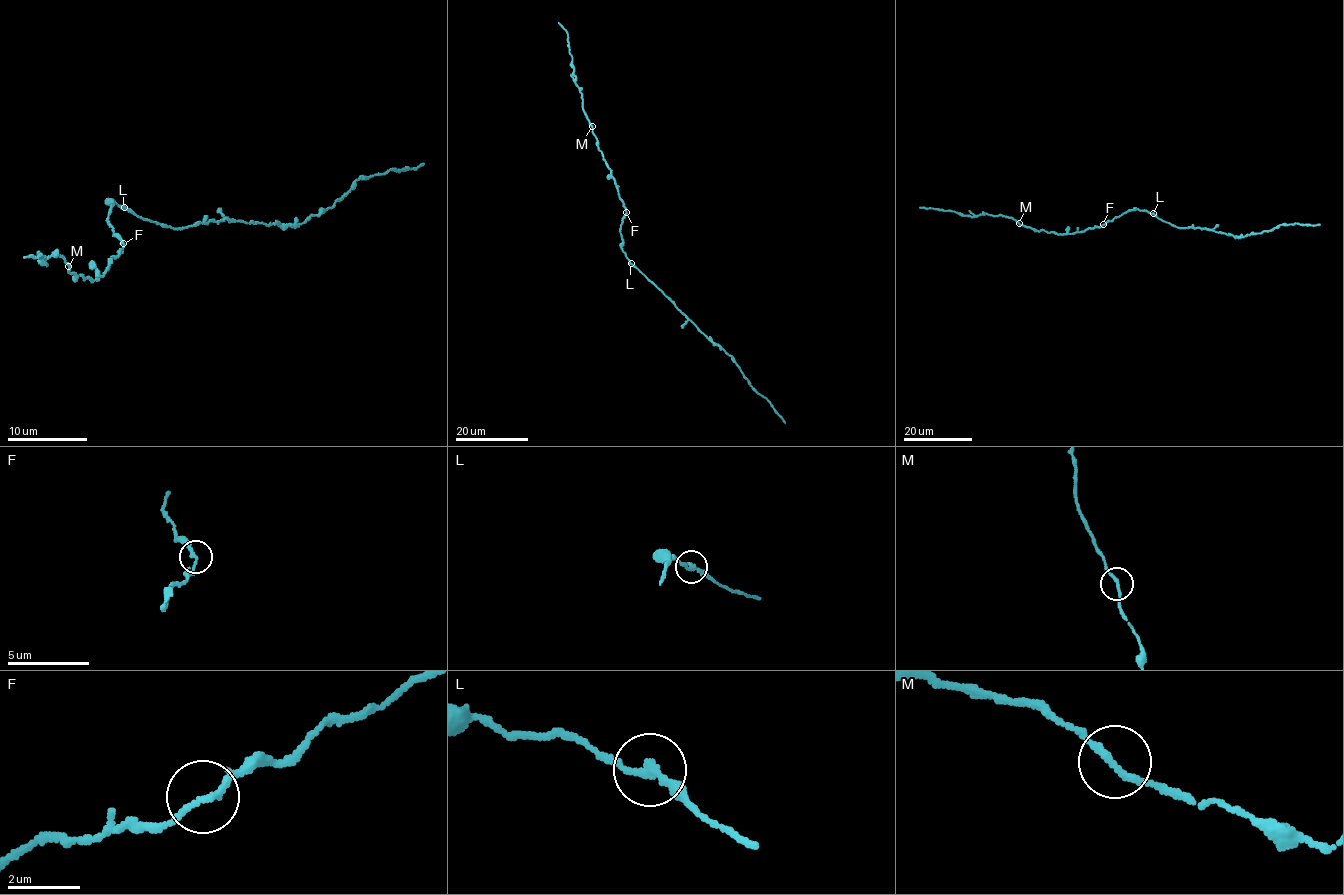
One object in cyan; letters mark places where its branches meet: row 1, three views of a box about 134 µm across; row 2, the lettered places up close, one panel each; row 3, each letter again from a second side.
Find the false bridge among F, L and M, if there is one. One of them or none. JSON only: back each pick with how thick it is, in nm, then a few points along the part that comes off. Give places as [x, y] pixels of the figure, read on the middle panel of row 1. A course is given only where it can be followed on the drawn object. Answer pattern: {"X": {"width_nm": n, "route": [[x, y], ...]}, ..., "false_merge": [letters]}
{"M": {"width_nm": 190, "route": [[592, 126], [575, 82], [568, 32], [558, 22]]}, "false_merge": ["M"]}

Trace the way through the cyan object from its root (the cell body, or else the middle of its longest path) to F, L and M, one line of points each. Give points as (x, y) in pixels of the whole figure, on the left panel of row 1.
F: (113, 205), (107, 221), (114, 235), (124, 243)
L: (113, 205), (107, 201), (123, 207)
M: (113, 205), (107, 221), (123, 250), (98, 279), (76, 278), (69, 267)

